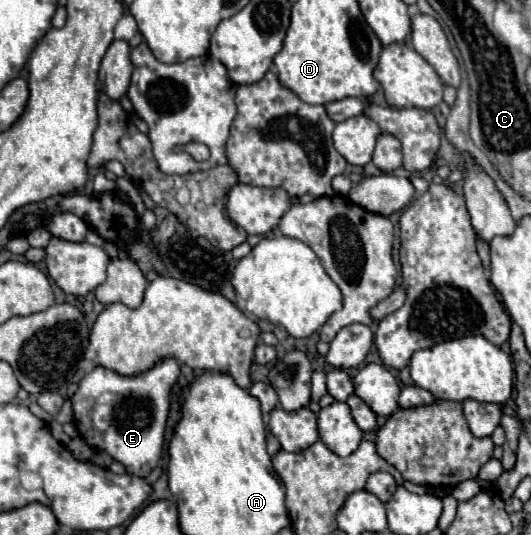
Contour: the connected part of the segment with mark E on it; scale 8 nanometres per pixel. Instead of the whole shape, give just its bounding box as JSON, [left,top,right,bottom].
[72,358,180,476]

